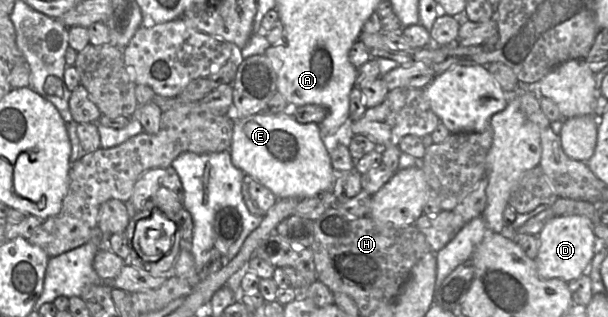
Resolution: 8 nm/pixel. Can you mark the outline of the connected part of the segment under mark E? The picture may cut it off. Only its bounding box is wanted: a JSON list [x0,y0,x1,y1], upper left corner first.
[229,108,335,199]

